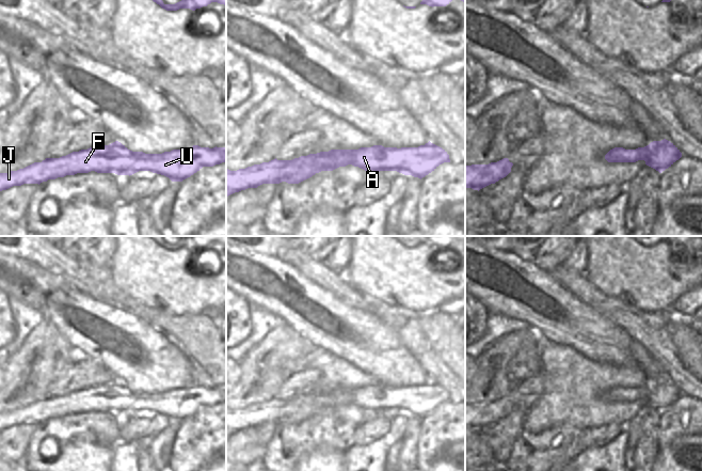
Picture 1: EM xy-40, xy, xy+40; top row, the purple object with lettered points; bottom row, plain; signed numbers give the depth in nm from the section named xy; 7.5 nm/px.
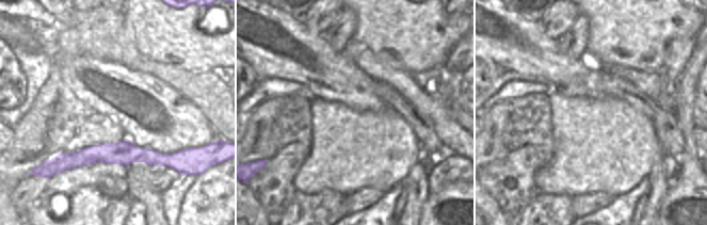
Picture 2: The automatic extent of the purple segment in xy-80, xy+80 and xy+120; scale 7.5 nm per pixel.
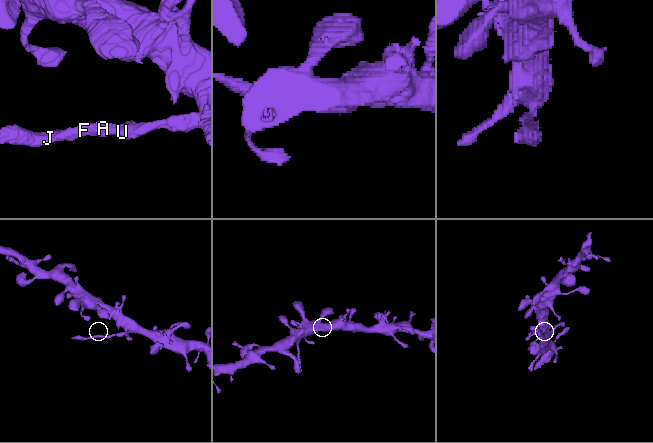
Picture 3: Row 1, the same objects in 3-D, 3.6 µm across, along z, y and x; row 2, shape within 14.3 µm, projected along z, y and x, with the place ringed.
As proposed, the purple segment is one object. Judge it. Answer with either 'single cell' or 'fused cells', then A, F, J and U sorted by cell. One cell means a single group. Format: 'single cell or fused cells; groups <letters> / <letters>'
fused cells; groups A F U / J

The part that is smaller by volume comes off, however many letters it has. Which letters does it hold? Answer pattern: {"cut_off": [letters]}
{"cut_off": ["J"]}

